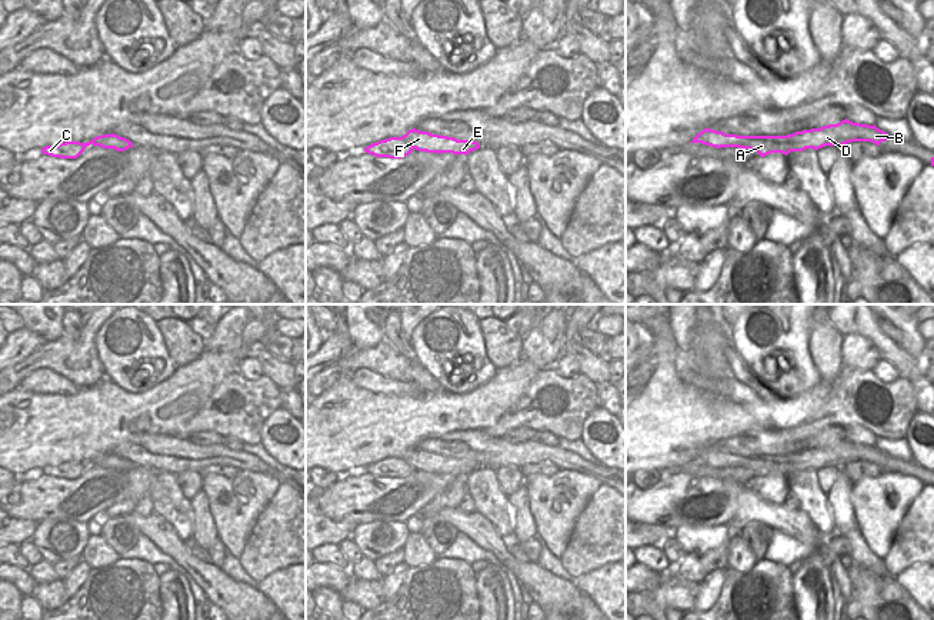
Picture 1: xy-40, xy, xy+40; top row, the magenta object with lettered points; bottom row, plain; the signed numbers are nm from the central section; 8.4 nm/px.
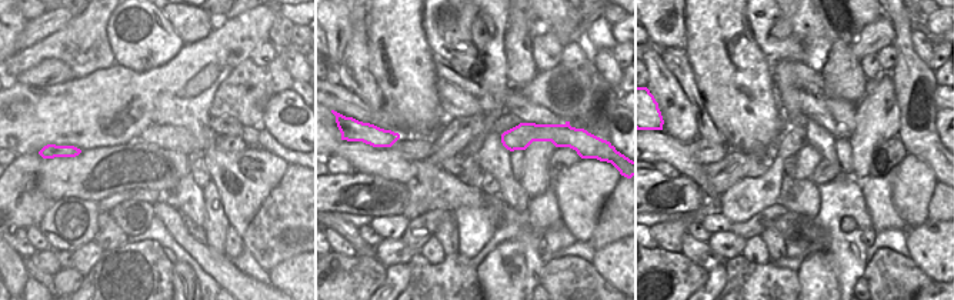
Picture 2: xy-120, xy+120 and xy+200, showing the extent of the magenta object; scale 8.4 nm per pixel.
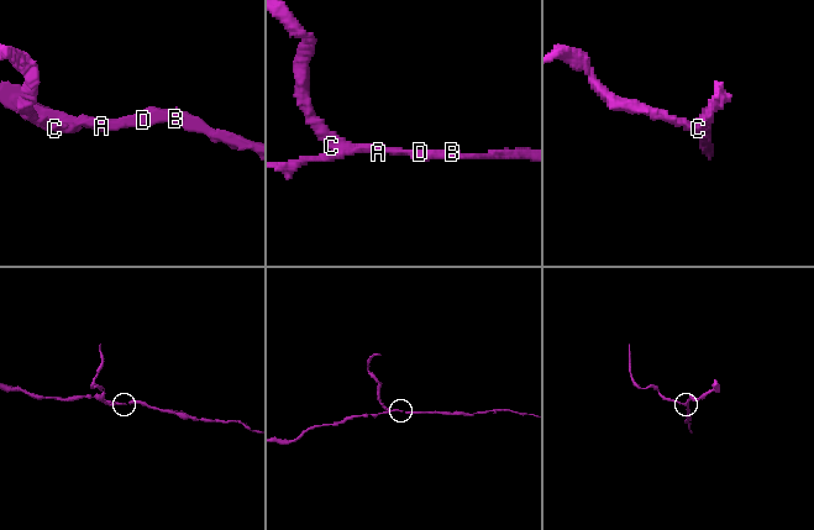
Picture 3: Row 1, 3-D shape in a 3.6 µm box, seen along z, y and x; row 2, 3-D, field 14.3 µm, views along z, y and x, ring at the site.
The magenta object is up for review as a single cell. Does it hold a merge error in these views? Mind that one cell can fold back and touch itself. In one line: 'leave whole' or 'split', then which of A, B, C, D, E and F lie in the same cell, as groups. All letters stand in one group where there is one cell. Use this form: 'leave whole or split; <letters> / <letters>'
split; A B D E F / C

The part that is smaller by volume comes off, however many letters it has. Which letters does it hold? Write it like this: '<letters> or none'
C

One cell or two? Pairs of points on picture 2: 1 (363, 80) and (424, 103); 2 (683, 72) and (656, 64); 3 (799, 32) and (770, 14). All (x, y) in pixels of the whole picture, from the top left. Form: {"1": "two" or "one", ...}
{"1": "two", "2": "two", "3": "one"}

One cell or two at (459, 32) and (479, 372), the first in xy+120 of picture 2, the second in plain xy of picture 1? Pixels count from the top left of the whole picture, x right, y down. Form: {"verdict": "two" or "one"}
{"verdict": "one"}

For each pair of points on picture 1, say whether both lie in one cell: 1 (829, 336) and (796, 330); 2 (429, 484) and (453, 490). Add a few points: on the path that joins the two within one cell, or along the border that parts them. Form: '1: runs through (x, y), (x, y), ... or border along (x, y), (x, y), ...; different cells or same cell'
1: border along (811, 319), (807, 347), (810, 359), (816, 366); different cells
2: border along (456, 476), (444, 490), (420, 510); different cells

